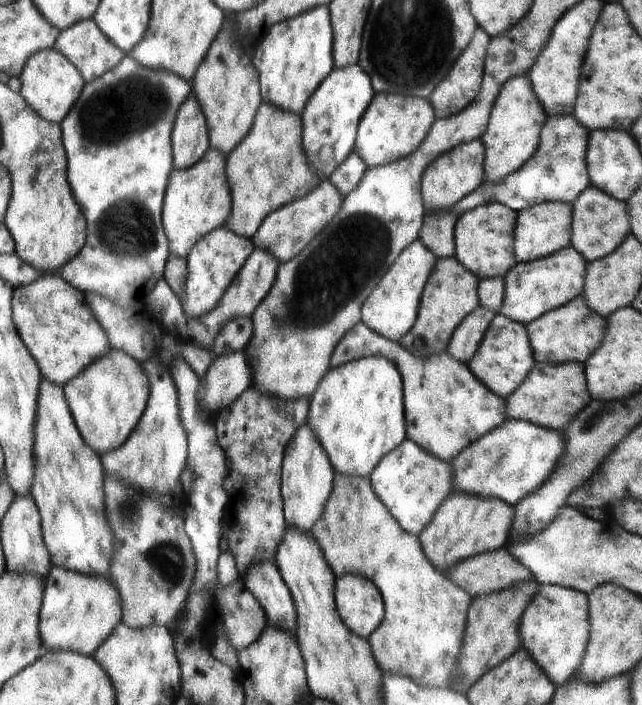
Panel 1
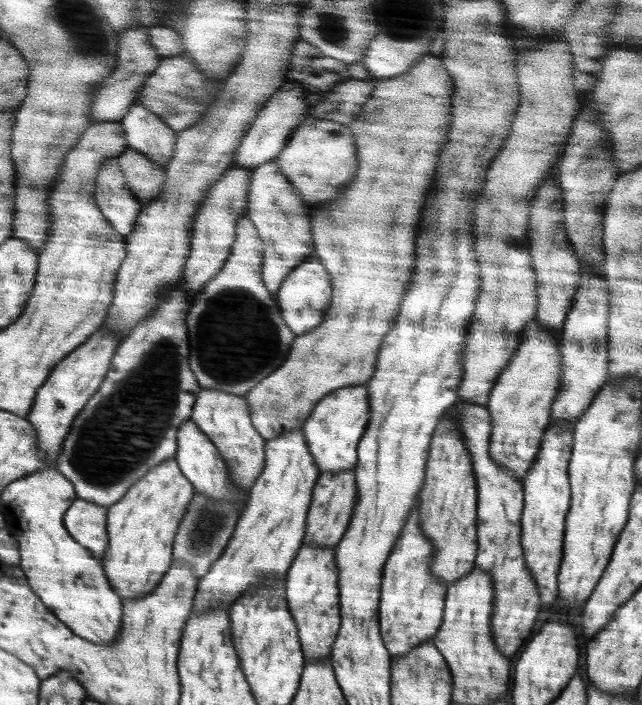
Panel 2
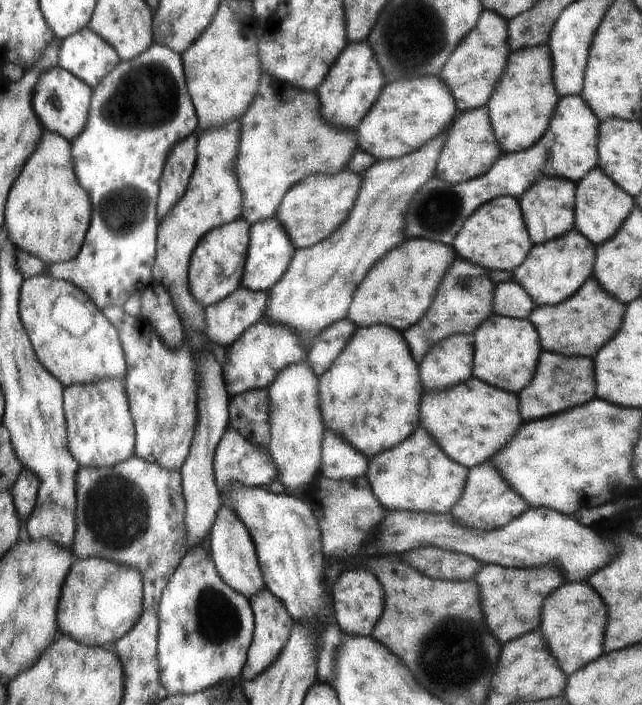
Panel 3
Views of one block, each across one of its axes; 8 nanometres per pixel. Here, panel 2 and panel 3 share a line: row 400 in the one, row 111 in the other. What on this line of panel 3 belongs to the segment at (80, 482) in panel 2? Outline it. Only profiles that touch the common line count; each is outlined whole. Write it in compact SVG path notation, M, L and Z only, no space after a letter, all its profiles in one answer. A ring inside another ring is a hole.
M154 43L150 50L147 50L140 57L129 61L122 61L116 70L113 70L100 85L93 87L94 96L91 106L90 118L84 132L73 143L73 155L77 166L77 175L82 186L86 186L93 198L93 224L89 228L88 240L85 242L81 253L68 262L51 264L47 268L50 276L57 279L64 279L79 287L82 287L103 310L109 306L116 305L123 307L130 298L143 294L154 282L154 271L157 266L159 253L159 230L161 228L161 216L159 215L159 202L161 198L161 182L165 176L165 166L169 161L169 156L173 153L174 147L181 143L183 138L189 134L200 130L200 120L197 118L196 107L193 105L192 98L188 89L187 78L185 77L184 59L182 54L173 48Z

